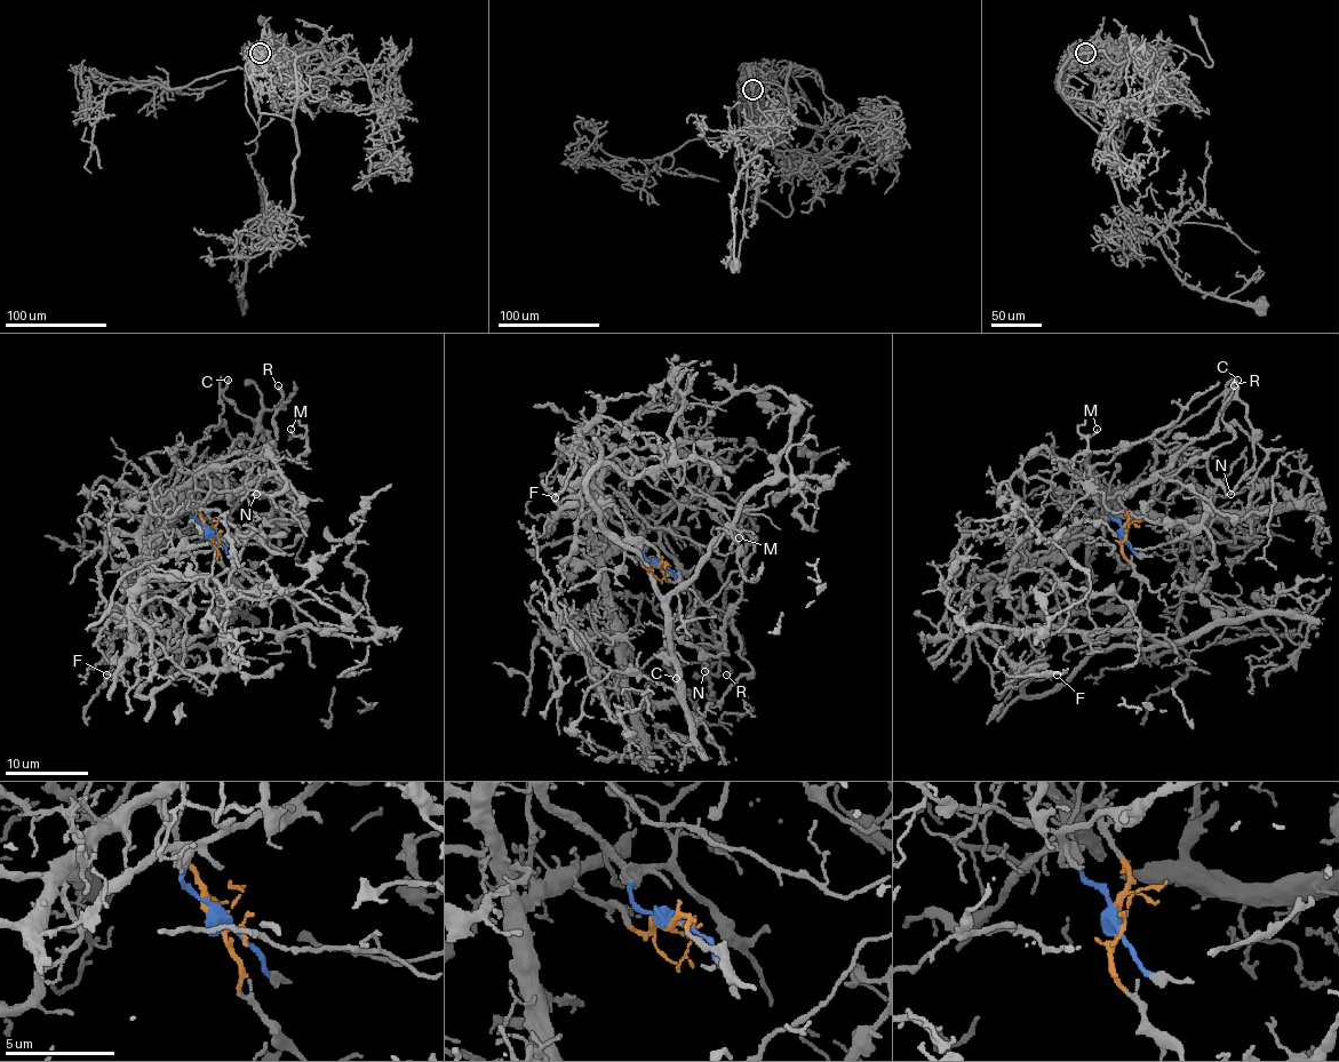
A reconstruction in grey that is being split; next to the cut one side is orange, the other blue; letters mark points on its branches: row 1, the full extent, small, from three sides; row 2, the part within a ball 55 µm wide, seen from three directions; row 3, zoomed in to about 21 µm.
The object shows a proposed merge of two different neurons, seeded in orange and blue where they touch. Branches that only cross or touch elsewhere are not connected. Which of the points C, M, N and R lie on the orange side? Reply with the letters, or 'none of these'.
M

